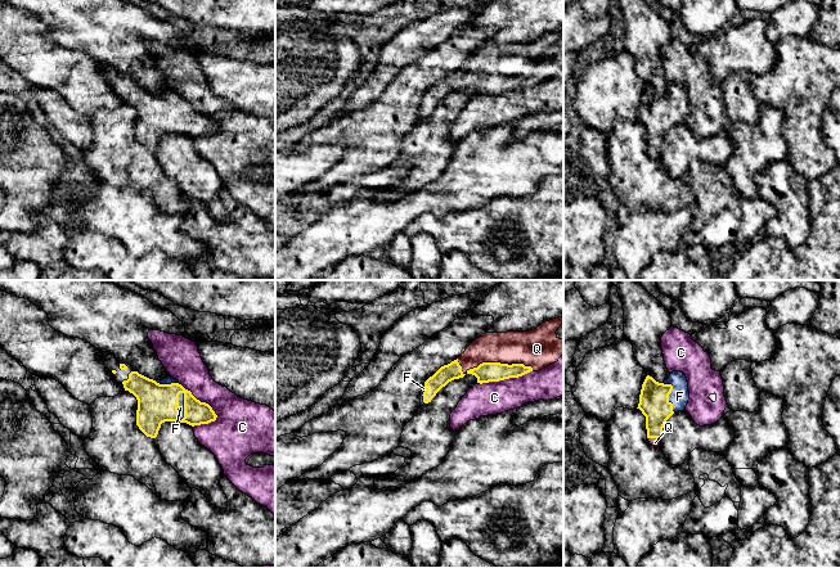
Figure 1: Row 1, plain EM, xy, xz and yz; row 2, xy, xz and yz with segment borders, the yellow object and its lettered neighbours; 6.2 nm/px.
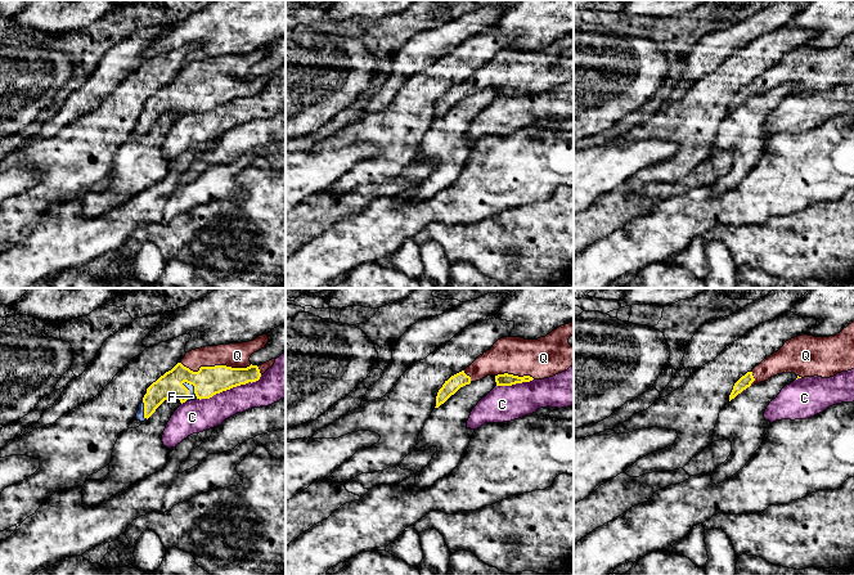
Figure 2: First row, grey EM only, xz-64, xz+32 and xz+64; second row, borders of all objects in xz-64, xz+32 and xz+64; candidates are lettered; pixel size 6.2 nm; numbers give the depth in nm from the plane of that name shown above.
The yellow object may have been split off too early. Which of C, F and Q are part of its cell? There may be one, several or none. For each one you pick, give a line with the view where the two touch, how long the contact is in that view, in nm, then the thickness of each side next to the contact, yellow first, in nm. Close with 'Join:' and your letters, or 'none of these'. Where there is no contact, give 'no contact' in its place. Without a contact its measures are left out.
F: meets yellow in xy; contact 180 nm long; 240 nm thick on the yellow side, 40 nm on the other
Q: meets yellow in xz; contact 480 nm long; 130 nm thick on the yellow side, 220 nm on the other
Join: F, Q

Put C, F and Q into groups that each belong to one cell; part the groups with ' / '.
C / F Q

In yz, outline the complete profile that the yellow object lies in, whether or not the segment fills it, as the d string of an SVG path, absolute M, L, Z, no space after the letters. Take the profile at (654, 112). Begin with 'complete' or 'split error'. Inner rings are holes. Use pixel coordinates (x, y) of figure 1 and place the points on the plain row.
split error; M673 84L662 95L647 87L641 102L638 120L646 129L650 157L660 159L662 140L674 126L686 122L689 112L688 94L683 85Z

